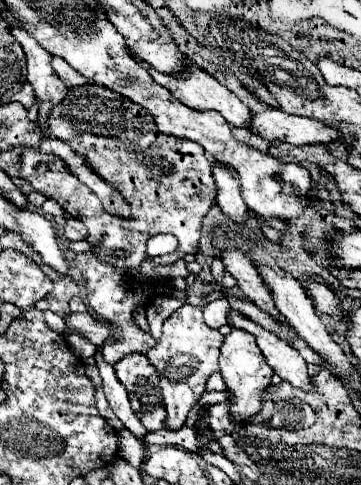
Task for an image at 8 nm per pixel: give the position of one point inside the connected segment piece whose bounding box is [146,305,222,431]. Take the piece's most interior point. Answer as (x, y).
(187, 354)

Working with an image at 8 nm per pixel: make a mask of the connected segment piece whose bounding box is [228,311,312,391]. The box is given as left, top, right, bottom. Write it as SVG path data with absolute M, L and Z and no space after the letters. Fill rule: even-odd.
M230 311L230 327L248 331L256 337L256 343L262 351L262 355L266 357L268 365L288 383L292 383L294 387L302 389L302 391L312 391L310 385L310 377L306 373L306 361L302 359L302 355L290 347L286 341L282 341L278 335L262 329L260 325L256 325L254 321L250 321L248 317L240 315L238 311Z

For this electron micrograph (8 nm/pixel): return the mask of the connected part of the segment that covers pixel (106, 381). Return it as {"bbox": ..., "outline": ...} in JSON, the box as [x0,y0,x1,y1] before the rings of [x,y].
{"bbox":[96,351,146,443],"outline":[[[98,351],[96,355],[96,363],[98,363],[98,369],[100,369],[100,377],[102,377],[102,389],[104,389],[104,395],[114,411],[114,415],[122,421],[122,425],[136,437],[140,439],[142,443],[146,443],[146,433],[144,431],[144,425],[140,423],[140,419],[134,415],[132,407],[130,407],[130,401],[128,401],[128,395],[124,391],[124,385],[118,381],[116,373],[114,373],[114,367],[108,365],[104,359],[102,359],[102,353]]]}

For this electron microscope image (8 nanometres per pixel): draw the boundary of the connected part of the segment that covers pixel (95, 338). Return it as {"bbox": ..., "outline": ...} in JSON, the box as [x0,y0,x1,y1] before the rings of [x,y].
{"bbox":[64,313,116,347],"outline":[[[72,313],[72,315],[64,317],[64,321],[66,321],[66,325],[70,327],[70,331],[74,331],[74,333],[80,331],[88,341],[92,341],[92,343],[98,345],[98,347],[100,347],[106,339],[110,339],[110,337],[116,335],[116,331],[114,331],[110,325],[96,321],[90,313]]]}

